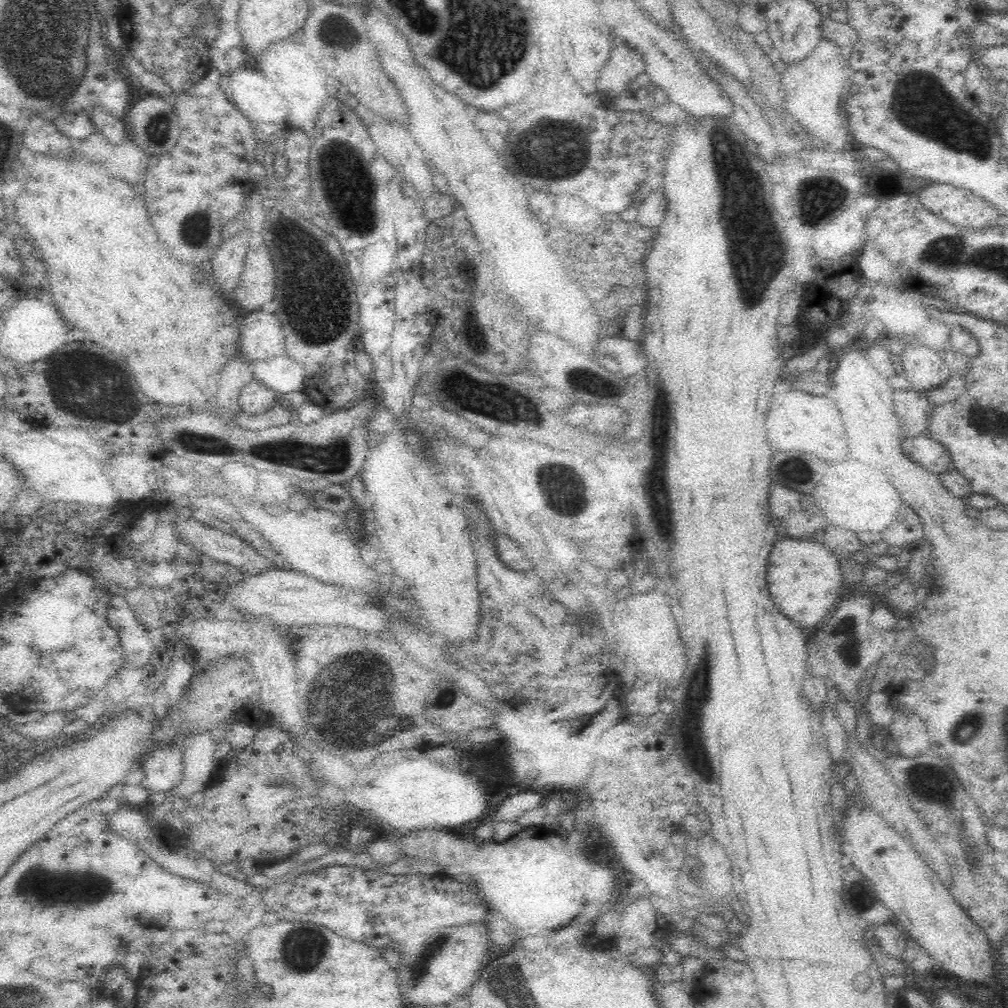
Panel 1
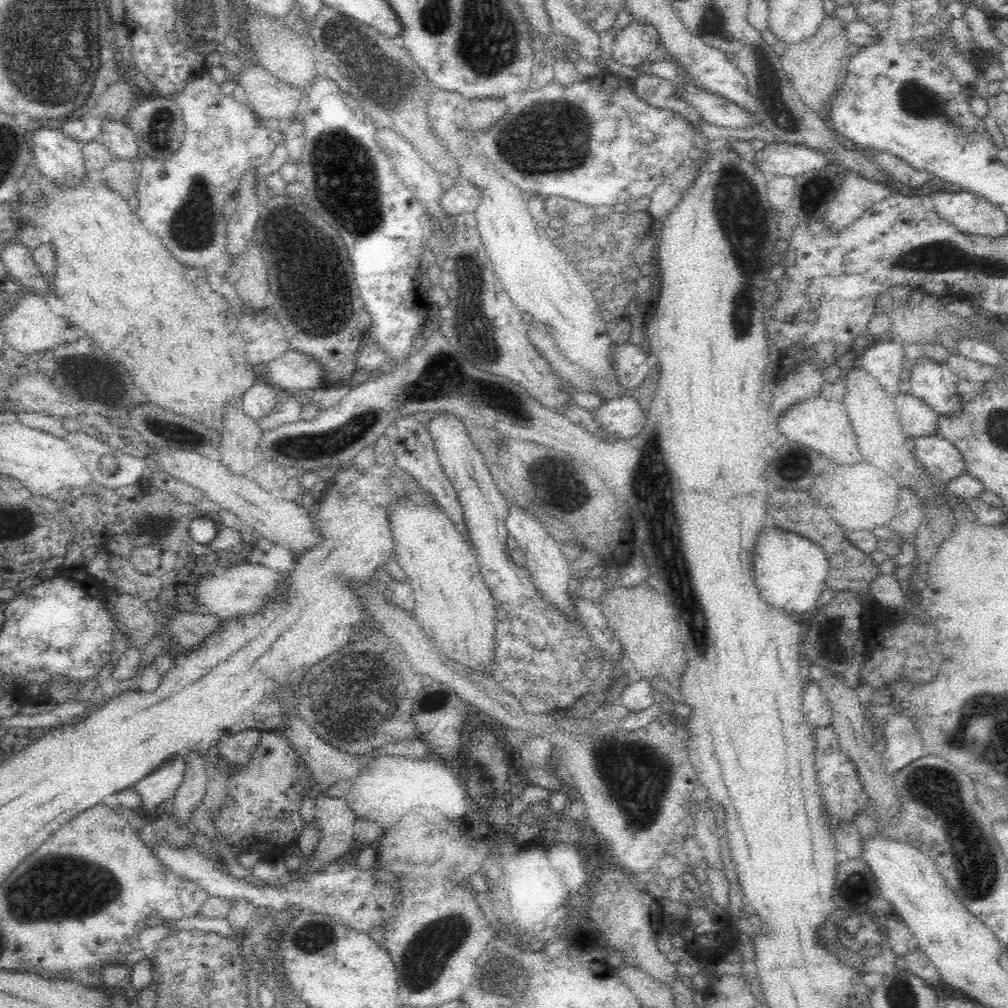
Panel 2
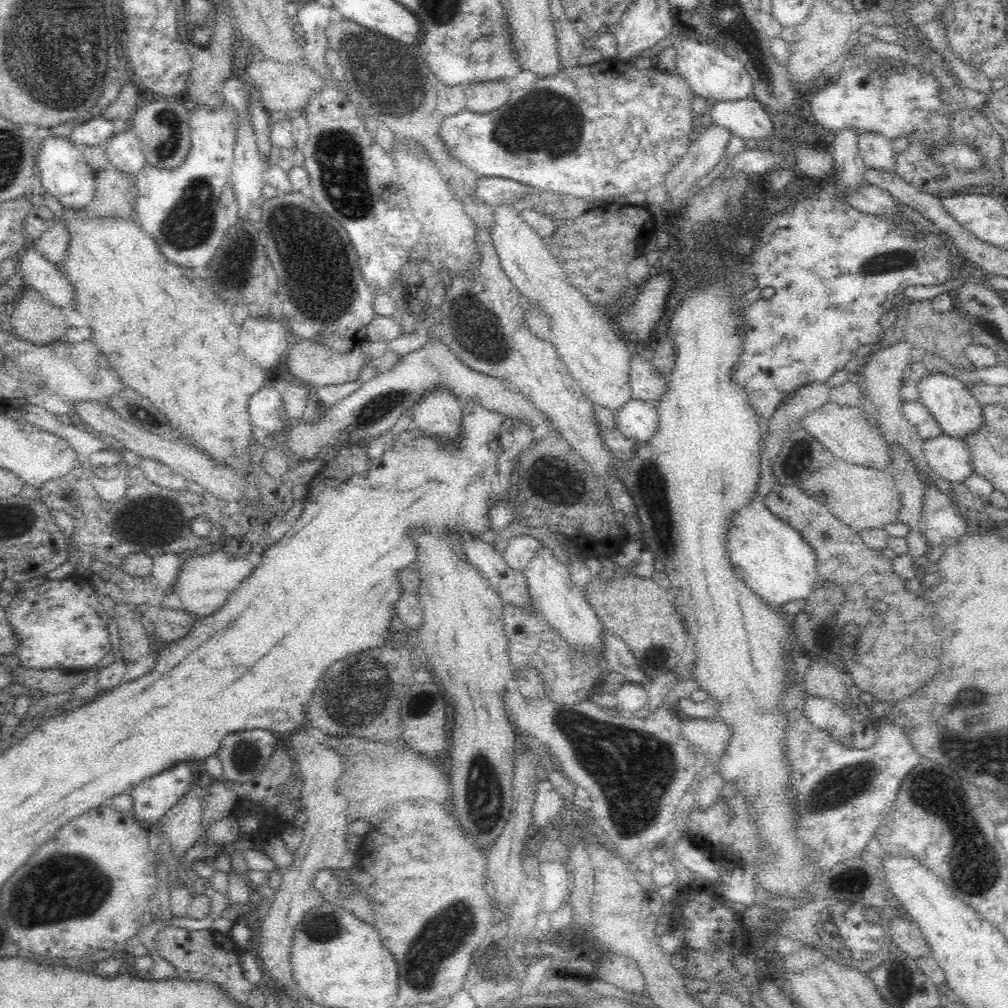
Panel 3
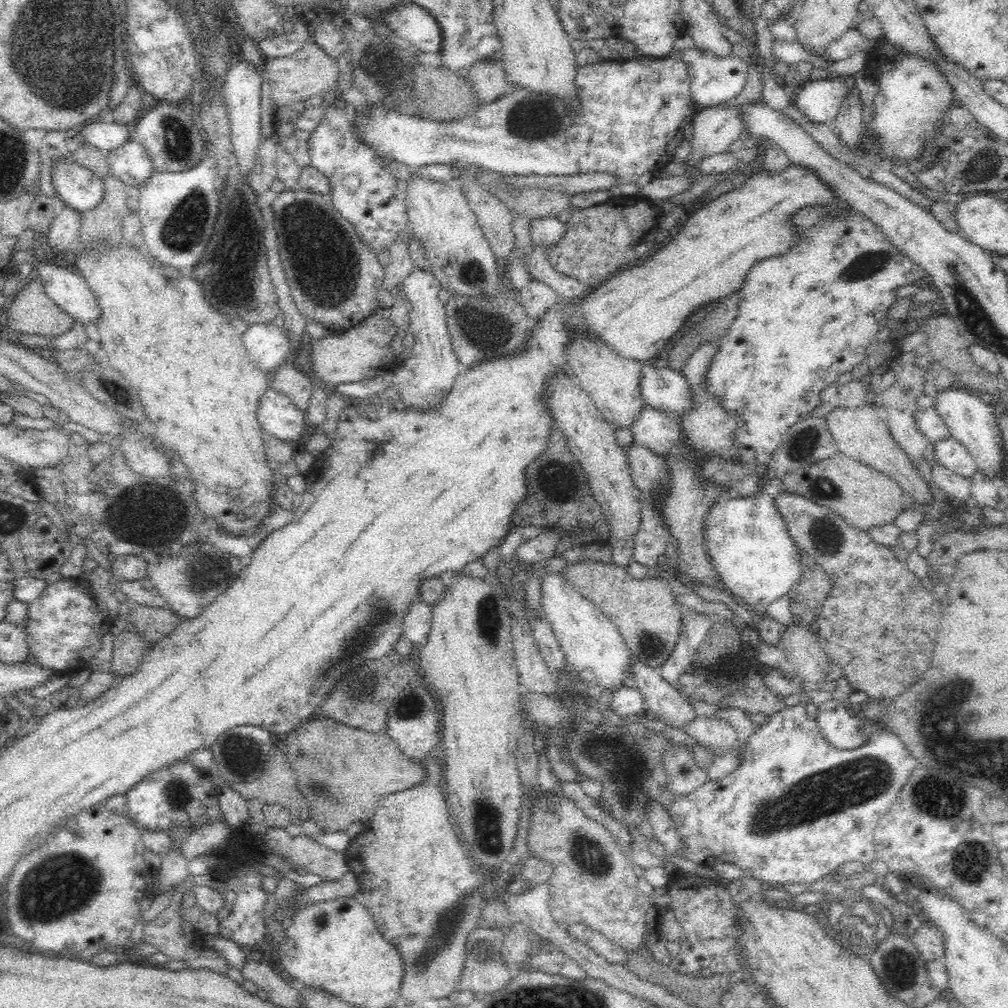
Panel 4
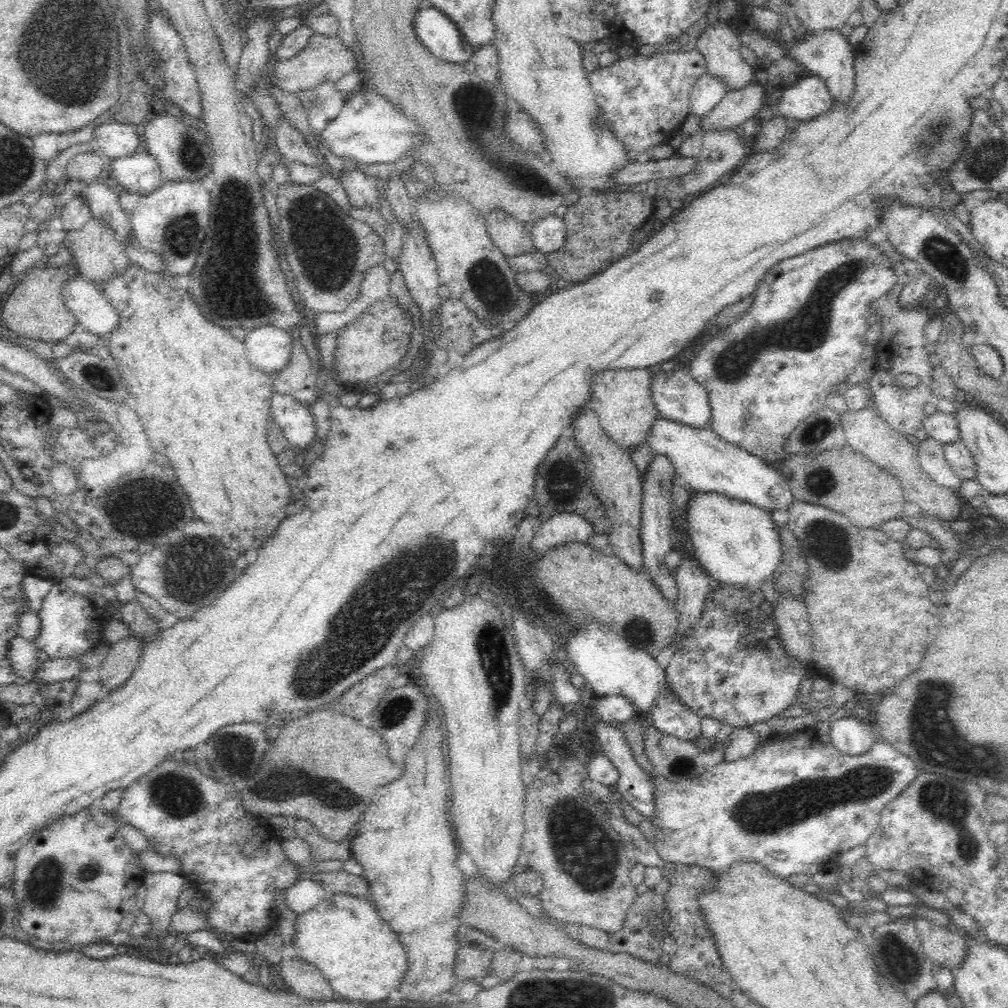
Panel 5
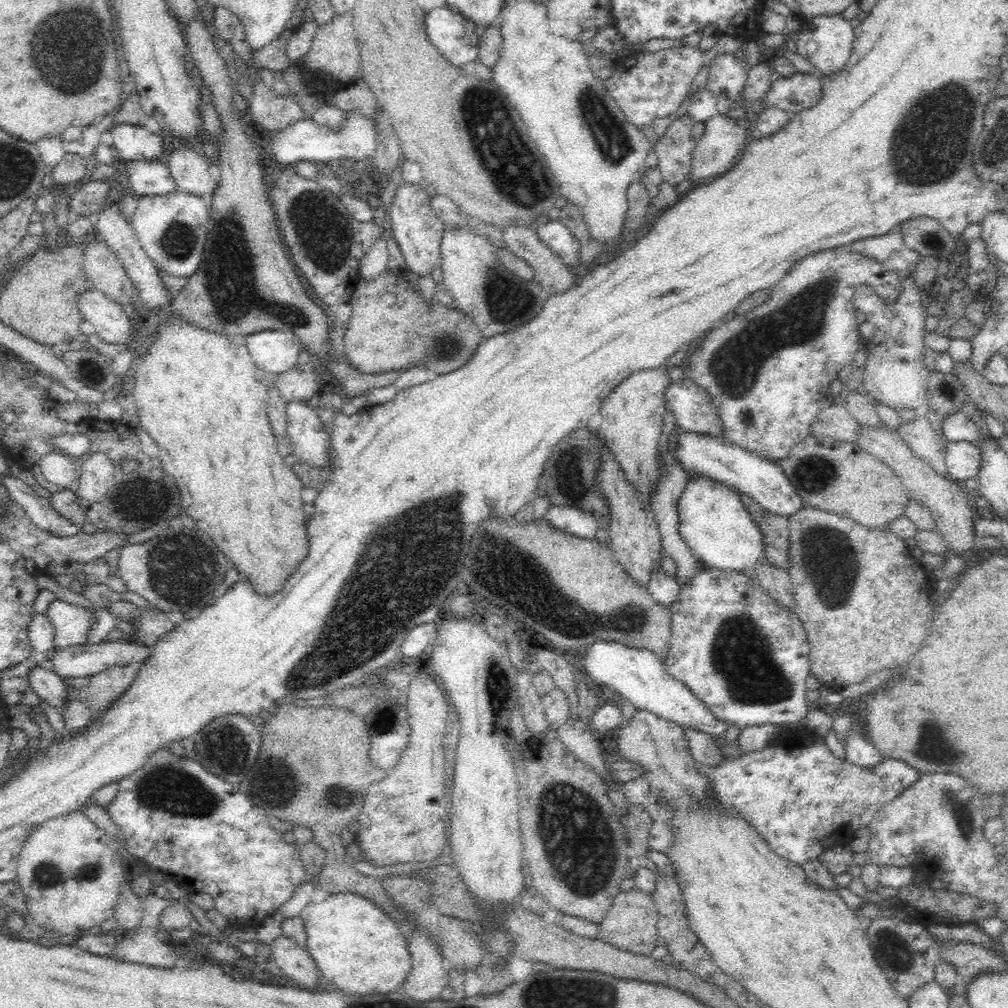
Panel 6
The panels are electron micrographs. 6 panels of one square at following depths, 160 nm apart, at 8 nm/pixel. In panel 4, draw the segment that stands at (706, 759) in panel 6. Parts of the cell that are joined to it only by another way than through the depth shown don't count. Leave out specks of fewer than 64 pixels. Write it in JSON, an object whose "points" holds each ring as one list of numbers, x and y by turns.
{"points":[[637,659,630,662,630,673,644,697,645,712,653,719,681,728,686,722,696,718,694,707,687,697,662,679,662,675,657,674,654,669]]}

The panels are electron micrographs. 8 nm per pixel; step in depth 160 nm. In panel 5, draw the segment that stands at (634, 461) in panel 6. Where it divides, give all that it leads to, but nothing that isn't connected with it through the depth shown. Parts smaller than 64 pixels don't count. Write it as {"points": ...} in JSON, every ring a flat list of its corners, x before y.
{"points":[[608,369,601,370,591,379,590,401,591,410,598,415,605,434,622,447,630,451,647,440,652,420,658,418,659,413,654,405,651,394,653,369]]}

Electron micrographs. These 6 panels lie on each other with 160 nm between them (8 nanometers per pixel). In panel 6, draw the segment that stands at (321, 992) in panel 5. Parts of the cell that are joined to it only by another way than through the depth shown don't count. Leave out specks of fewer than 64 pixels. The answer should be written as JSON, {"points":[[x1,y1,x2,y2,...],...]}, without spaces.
{"points":[[280,935,271,942,270,950,282,975,294,981,293,986,302,986,307,991,318,991,310,988,318,986,318,982,324,984,311,954,305,947,296,944,294,939]]}

